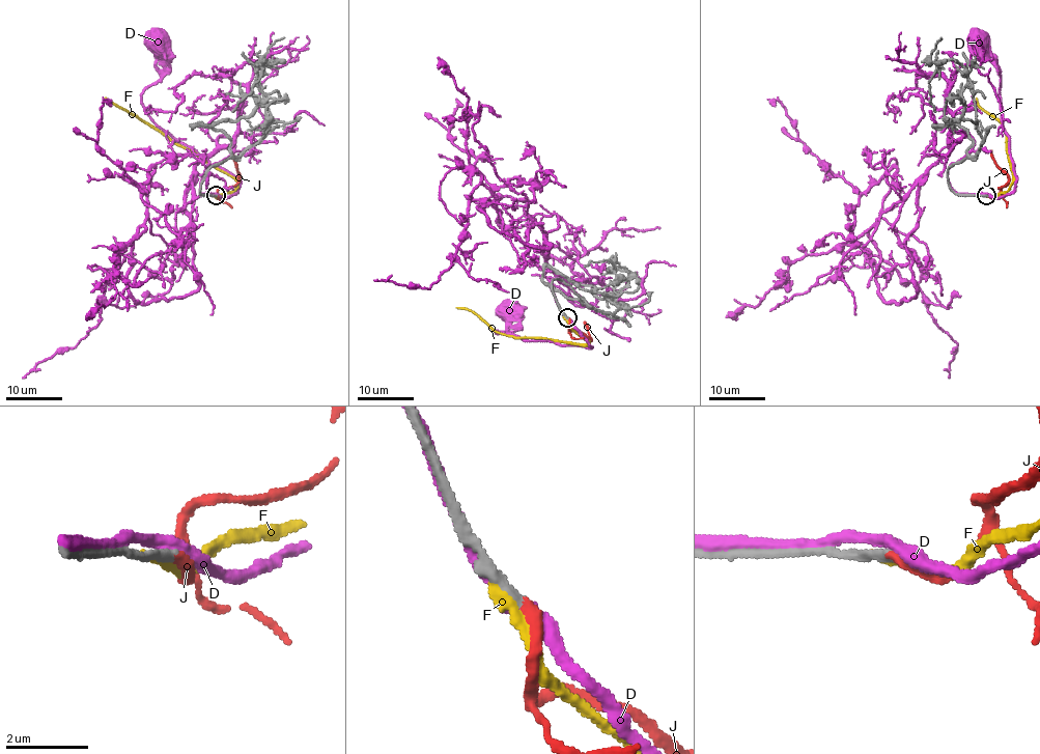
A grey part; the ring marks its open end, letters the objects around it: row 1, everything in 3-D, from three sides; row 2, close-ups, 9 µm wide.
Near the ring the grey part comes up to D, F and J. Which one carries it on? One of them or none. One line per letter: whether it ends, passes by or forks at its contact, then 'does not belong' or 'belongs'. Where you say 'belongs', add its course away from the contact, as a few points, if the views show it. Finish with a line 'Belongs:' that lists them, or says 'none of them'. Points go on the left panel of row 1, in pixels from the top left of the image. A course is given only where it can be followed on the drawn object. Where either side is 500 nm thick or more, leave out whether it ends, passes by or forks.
D: it passes by | does not belong
F: it ends | does not belong
J: it ends | belongs | via (216, 195), (217, 198), (220, 188), (233, 187), (237, 179), (232, 150)
Belongs: J

